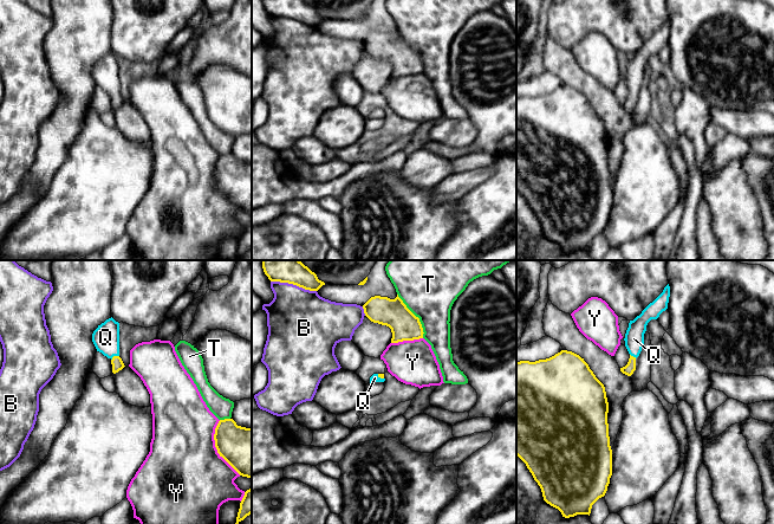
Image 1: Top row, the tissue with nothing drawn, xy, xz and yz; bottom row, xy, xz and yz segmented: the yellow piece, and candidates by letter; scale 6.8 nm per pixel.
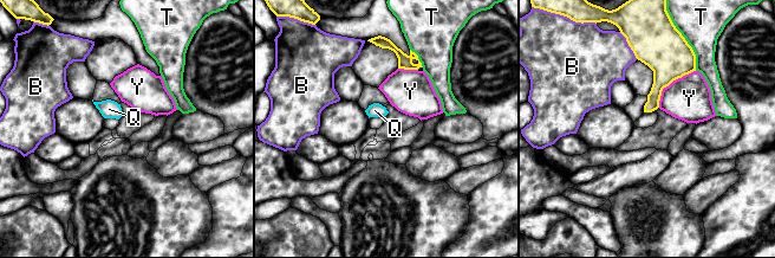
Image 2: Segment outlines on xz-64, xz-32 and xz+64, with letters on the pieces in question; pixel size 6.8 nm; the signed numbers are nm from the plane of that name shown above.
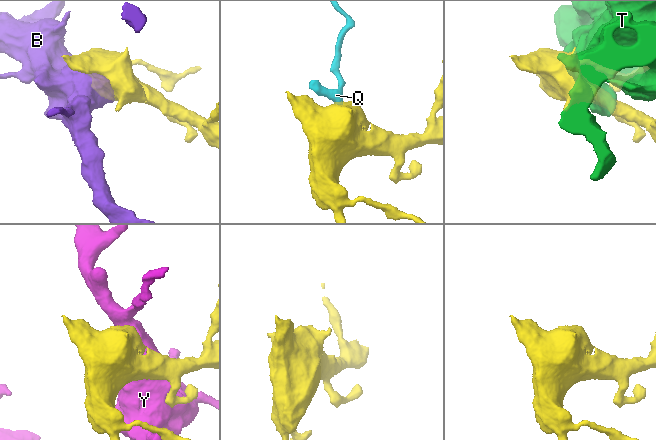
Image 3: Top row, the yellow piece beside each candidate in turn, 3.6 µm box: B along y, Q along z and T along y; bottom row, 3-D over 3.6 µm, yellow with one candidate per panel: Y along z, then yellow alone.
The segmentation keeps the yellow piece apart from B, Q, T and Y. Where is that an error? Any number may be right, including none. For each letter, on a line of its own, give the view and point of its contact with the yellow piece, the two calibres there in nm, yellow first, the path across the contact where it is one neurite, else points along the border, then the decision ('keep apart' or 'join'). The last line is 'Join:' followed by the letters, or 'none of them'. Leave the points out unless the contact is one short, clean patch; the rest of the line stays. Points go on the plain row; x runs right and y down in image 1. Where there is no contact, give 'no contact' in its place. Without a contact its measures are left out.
B: meets yellow in xz at (293, 19); 150 nm thick on the yellow side, 420 nm on the other; keep apart
Q: meets yellow in xy at (114, 91); 80 nm thick on the yellow side, 180 nm on the other; runs through xy (117, 98), (114, 91), (105, 72); join
T: meets yellow in xz at (415, 51); 200 nm thick on the yellow side, 360 nm on the other; keep apart
Y: meets yellow in xy at (215, 181); 320 nm thick on the yellow side, 500 nm on the other; keep apart
Join: Q

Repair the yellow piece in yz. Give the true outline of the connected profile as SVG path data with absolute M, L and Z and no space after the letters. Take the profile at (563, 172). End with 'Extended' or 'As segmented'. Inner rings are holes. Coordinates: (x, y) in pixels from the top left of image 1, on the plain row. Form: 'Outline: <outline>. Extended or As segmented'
Outline: M561 85L546 95L516 97L516 190L526 199L534 215L540 221L544 235L558 244L565 253L574 252L577 250L590 251L592 240L599 233L604 232L607 226L610 213L612 211L612 185L610 181L607 148L609 137L605 122L579 90L572 86Z. As segmented

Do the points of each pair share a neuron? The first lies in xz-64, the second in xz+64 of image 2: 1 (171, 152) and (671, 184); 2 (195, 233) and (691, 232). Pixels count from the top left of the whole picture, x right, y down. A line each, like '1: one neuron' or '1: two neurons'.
1: one neuron
2: one neuron

